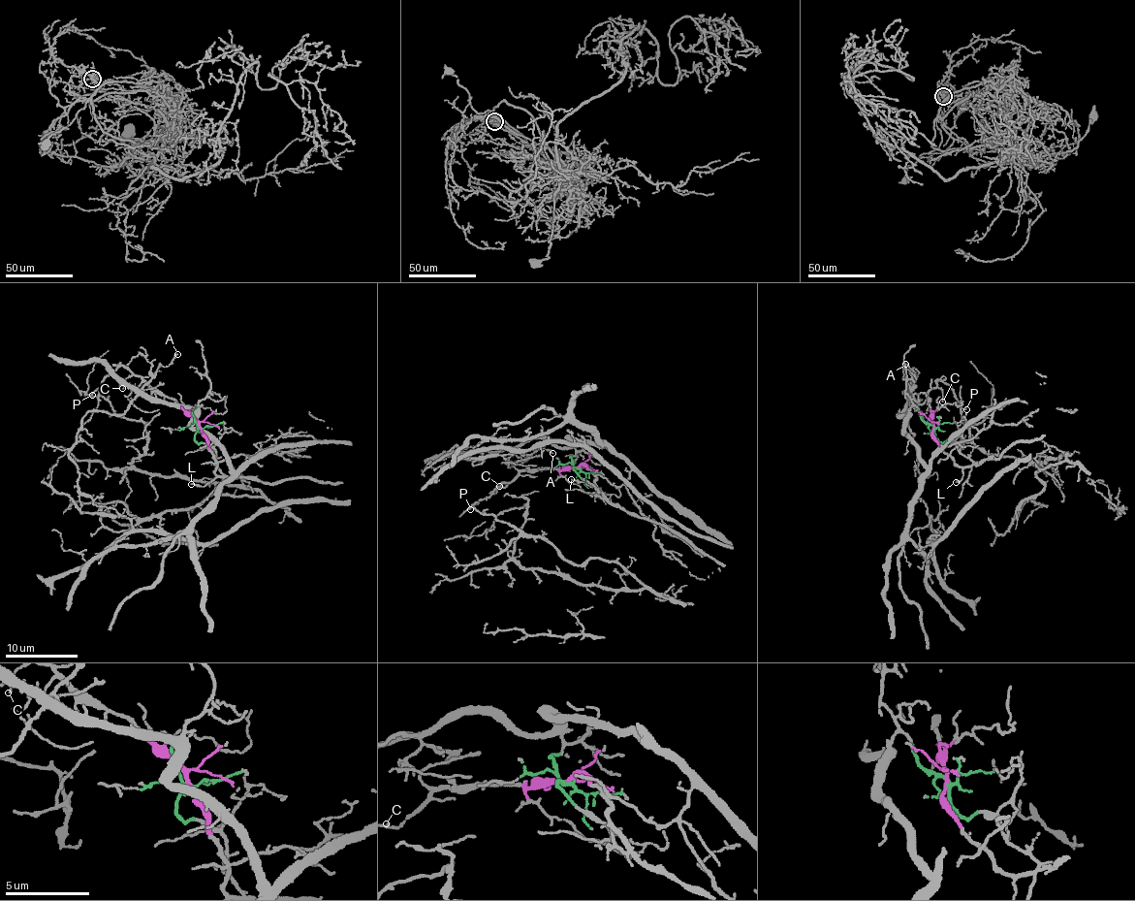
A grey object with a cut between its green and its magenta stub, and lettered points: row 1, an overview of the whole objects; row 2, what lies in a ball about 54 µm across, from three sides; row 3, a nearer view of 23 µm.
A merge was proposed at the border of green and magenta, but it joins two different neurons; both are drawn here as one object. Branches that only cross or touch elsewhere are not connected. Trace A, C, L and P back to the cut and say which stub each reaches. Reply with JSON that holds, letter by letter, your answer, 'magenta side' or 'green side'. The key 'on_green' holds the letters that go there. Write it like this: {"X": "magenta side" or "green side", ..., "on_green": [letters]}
{"A": "green side", "C": "magenta side", "L": "magenta side", "P": "magenta side", "on_green": ["A"]}

